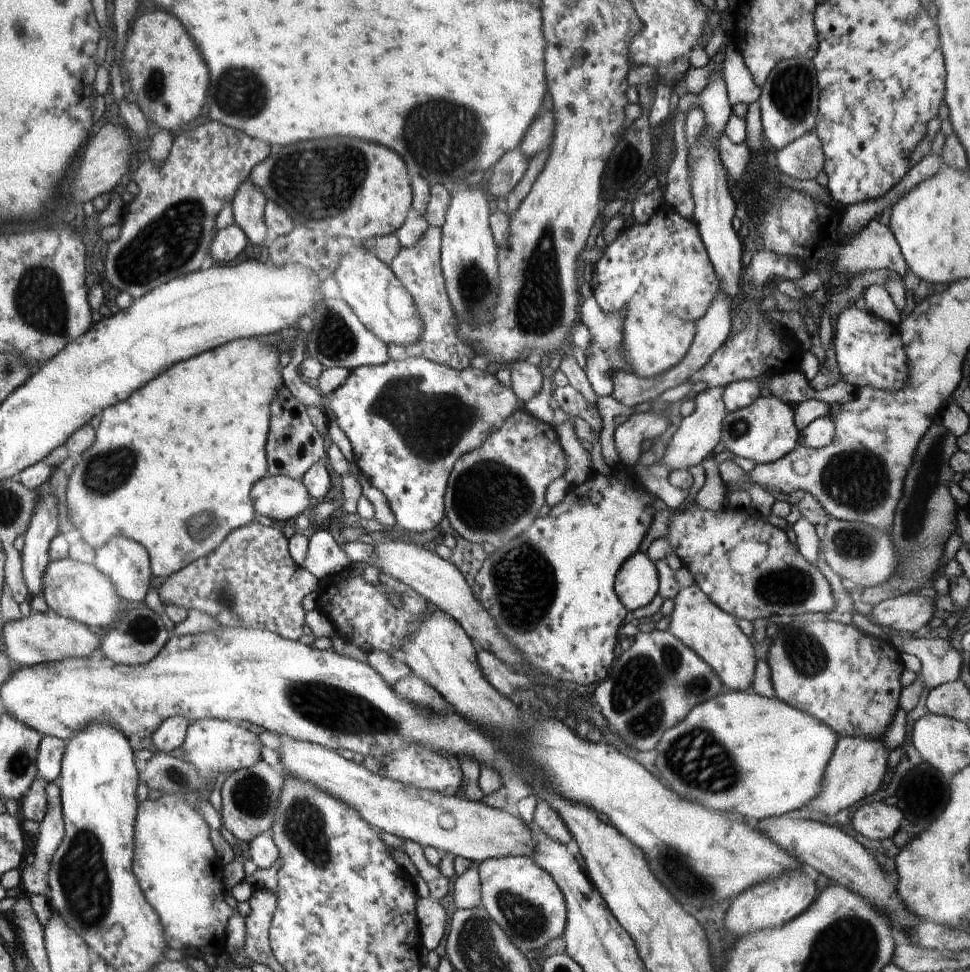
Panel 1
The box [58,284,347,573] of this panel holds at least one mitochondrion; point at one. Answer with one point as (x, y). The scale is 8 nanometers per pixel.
(107, 472)

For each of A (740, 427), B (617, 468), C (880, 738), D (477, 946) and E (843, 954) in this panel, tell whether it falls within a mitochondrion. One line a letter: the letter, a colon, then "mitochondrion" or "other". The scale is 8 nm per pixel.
A: mitochondrion
B: other
C: other
D: mitochondrion
E: mitochondrion

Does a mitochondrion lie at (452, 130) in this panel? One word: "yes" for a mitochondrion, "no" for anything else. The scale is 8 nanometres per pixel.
yes

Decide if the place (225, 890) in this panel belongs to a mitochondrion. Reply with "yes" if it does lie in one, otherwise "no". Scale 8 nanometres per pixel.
no

